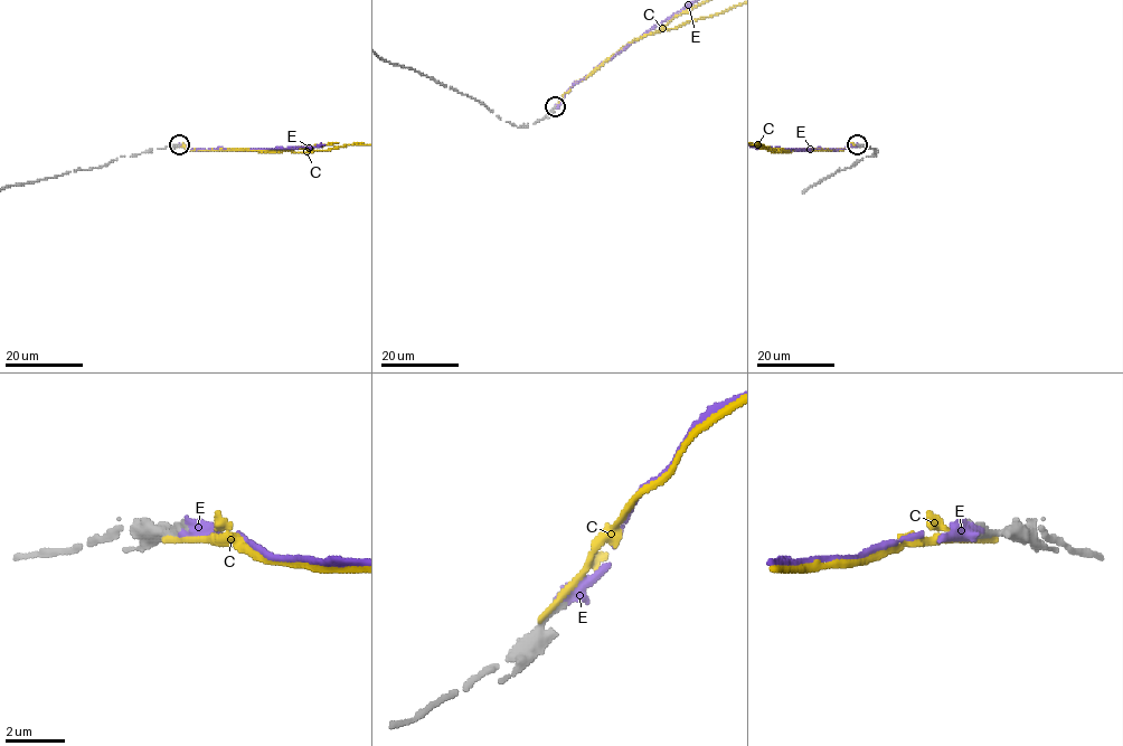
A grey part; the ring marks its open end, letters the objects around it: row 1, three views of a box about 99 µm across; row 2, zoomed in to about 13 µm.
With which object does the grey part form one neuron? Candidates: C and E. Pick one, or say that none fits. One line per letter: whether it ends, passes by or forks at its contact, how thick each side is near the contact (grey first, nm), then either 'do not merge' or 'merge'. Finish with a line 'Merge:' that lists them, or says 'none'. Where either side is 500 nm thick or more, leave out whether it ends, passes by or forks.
C: it ends | 360/240 nm | do not merge
E: it ends | 280/480 nm | merge
Merge: E

